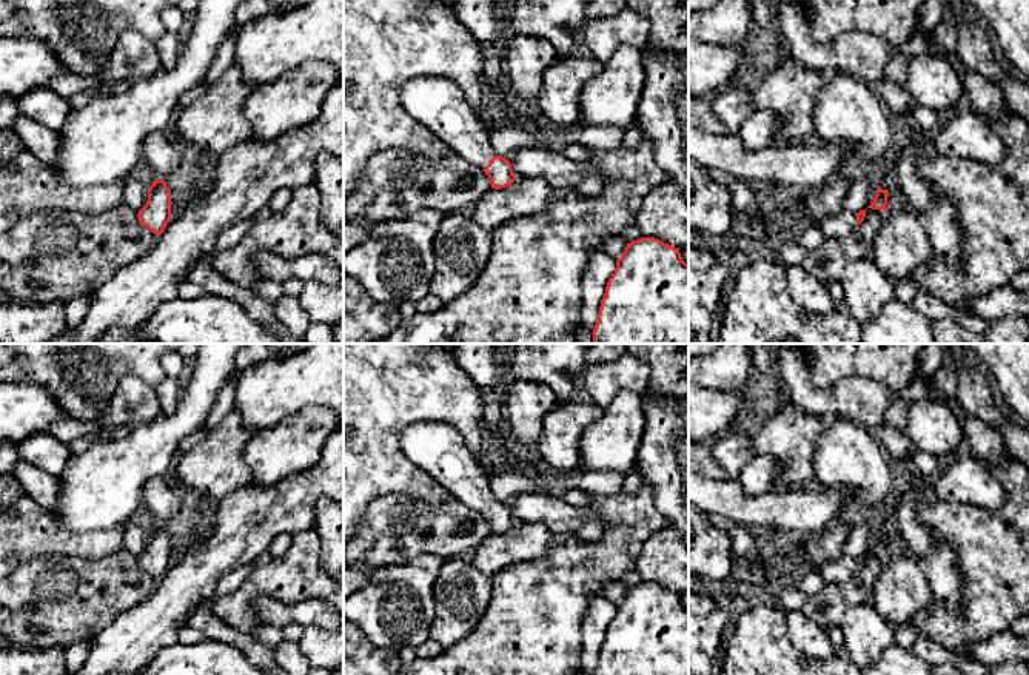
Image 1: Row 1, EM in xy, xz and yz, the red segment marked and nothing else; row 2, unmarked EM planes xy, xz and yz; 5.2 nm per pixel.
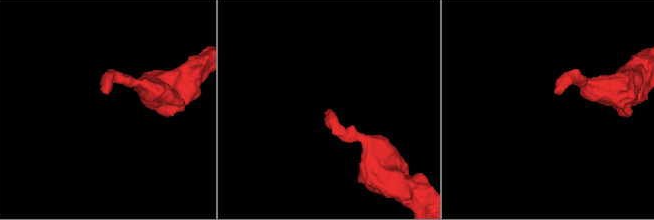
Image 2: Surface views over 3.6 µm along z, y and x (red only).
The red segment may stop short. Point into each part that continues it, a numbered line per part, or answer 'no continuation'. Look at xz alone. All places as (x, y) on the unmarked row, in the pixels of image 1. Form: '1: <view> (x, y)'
1: xz (436, 447)

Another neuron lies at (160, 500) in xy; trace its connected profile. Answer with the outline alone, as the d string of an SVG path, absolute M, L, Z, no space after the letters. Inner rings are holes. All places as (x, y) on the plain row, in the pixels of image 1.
M157 476L143 485L143 501L154 526L166 526L179 512L180 498L169 476Z

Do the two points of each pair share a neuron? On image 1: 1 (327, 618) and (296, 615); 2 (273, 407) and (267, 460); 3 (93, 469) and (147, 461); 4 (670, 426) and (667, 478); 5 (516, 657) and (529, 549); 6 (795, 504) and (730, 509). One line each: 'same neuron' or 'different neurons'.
1: same neuron
2: different neurons
3: same neuron
4: same neuron
5: different neurons
6: same neuron

